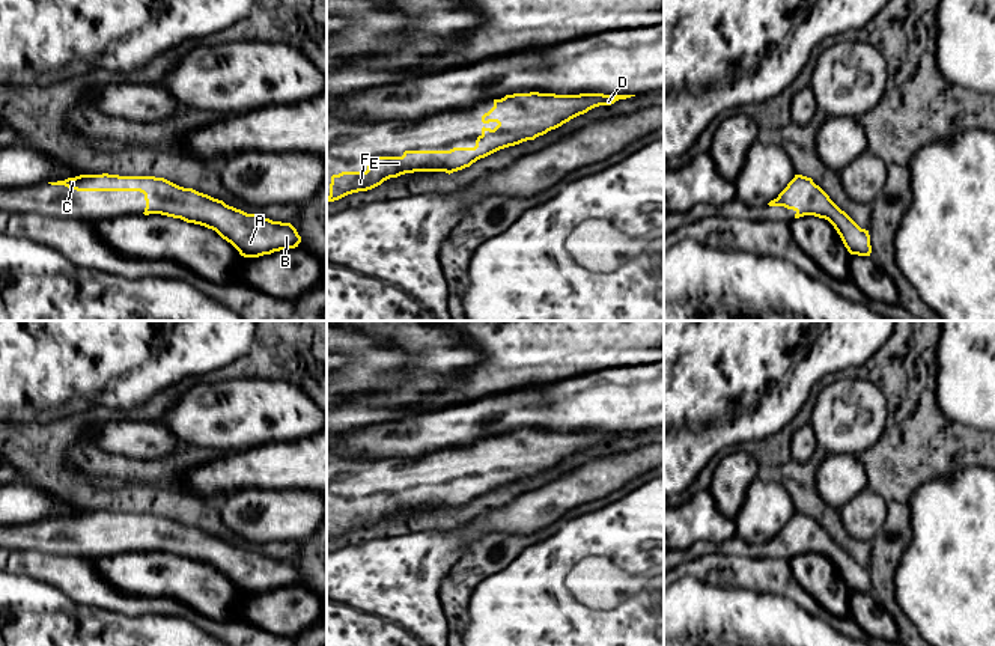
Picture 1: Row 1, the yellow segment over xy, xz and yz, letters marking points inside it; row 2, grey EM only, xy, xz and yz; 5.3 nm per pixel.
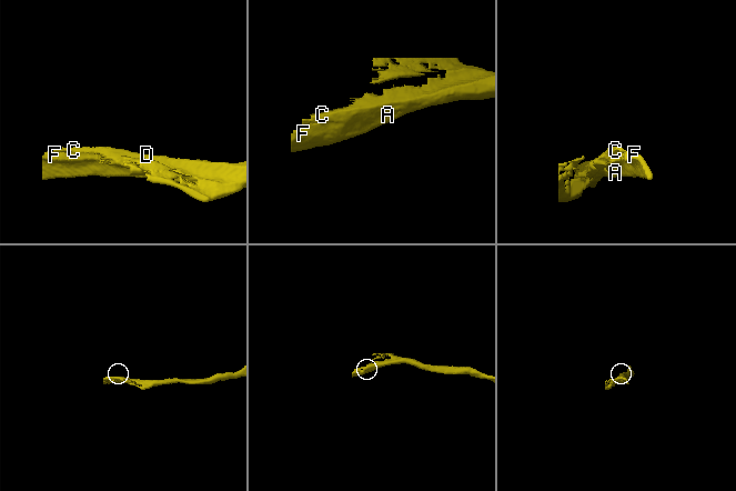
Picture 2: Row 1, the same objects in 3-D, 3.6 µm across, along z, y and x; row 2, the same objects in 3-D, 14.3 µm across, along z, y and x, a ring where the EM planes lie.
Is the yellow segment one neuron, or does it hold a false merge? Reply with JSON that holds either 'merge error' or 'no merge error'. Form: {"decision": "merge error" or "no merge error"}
{"decision": "no merge error"}

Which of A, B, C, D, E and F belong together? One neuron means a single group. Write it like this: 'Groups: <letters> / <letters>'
Groups: A B C D E F

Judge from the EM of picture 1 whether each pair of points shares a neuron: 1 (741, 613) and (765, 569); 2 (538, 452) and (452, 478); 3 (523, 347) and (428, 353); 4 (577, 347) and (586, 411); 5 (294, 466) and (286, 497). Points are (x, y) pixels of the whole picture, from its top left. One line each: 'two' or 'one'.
1: two
2: one
3: two
4: two
5: two

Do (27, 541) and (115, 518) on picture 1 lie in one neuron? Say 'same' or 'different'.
same

